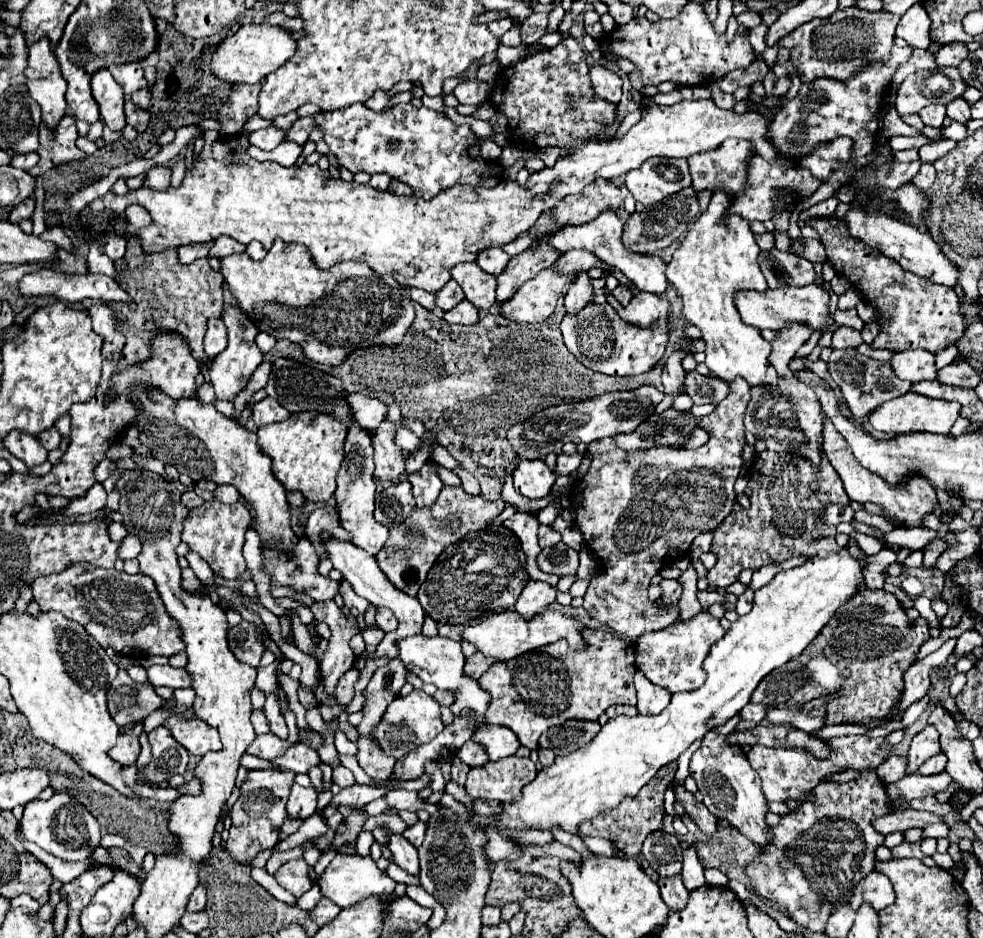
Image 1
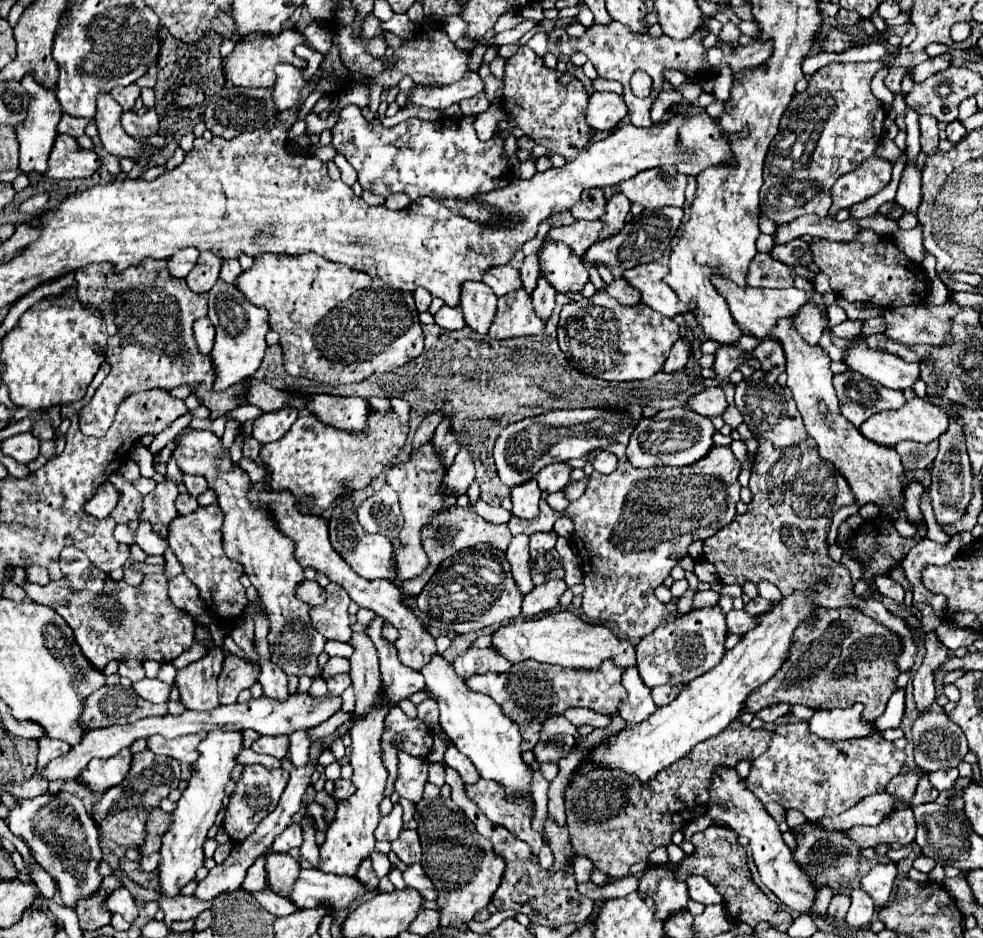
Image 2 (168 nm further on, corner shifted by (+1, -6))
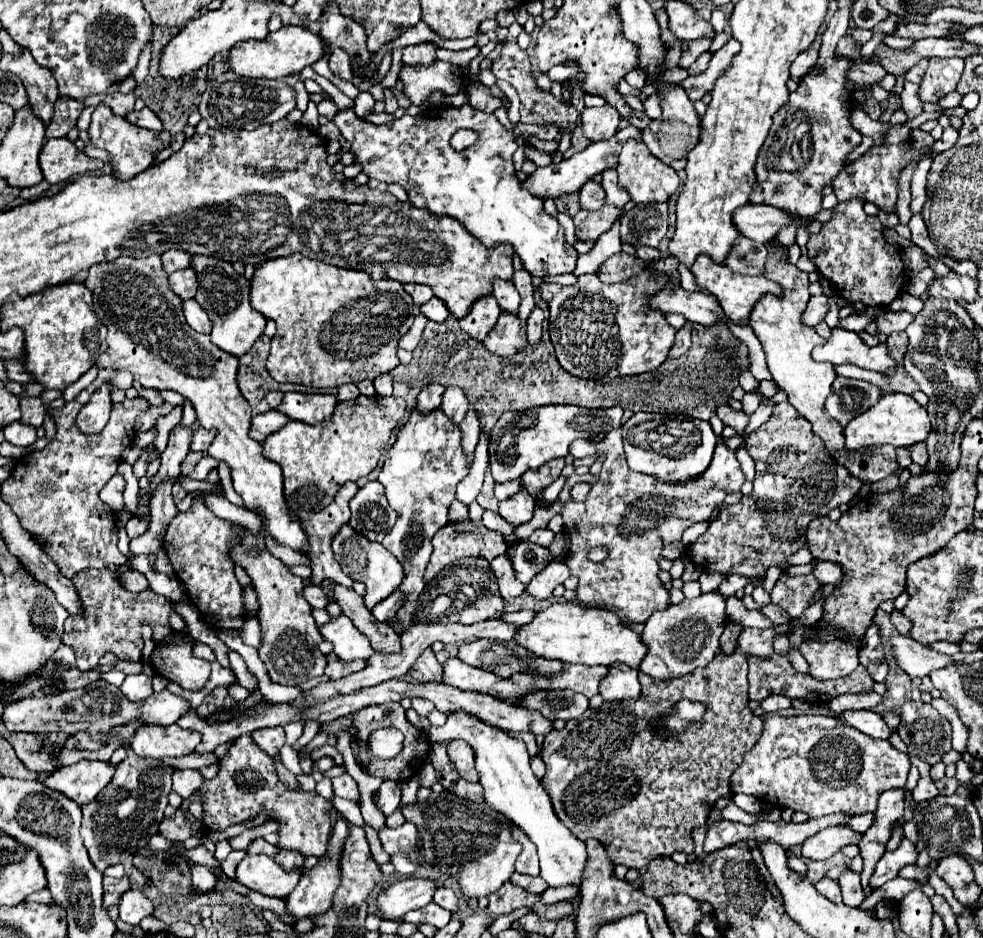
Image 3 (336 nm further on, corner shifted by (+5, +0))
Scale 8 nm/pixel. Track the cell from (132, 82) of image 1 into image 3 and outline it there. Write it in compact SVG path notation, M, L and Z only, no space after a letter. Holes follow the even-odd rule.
M115 92L115 94L109 94L105 98L105 104L111 108L111 112L115 116L121 116L125 118L127 114L133 112L133 106L135 106L135 94L121 94L121 92Z

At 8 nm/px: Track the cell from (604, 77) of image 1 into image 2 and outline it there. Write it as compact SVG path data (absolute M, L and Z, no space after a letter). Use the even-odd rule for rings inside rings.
M593 92L587 106L587 124L593 130L613 130L627 114L621 96L613 92Z

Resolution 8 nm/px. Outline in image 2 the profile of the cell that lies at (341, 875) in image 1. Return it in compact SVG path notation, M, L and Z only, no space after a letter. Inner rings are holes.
M301 870L293 892L289 894L289 900L293 900L299 908L309 908L309 906L329 906L331 912L341 912L347 910L349 904L353 904L357 898L363 898L367 894L373 894L365 886L361 886L361 880L357 876L337 876L337 874L327 874L321 870Z

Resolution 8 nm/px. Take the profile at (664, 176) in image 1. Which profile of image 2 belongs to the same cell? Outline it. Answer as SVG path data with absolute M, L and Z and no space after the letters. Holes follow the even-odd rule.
M663 166L643 170L619 186L631 202L637 202L649 210L659 210L665 206L683 206L687 176L677 172L675 166Z

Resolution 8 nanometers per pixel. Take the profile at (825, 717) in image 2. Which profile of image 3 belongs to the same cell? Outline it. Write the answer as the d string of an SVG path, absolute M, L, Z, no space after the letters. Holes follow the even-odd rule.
M855 710L855 712L843 712L839 714L839 720L843 720L847 726L853 726L861 730L863 734L875 738L875 740L887 740L891 736L891 728L883 722L881 714L871 710Z

